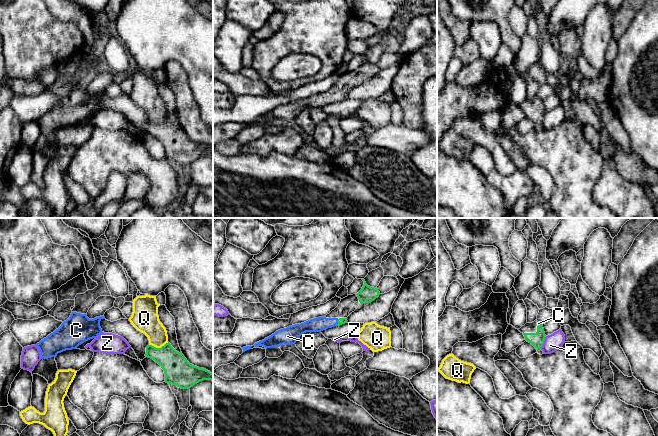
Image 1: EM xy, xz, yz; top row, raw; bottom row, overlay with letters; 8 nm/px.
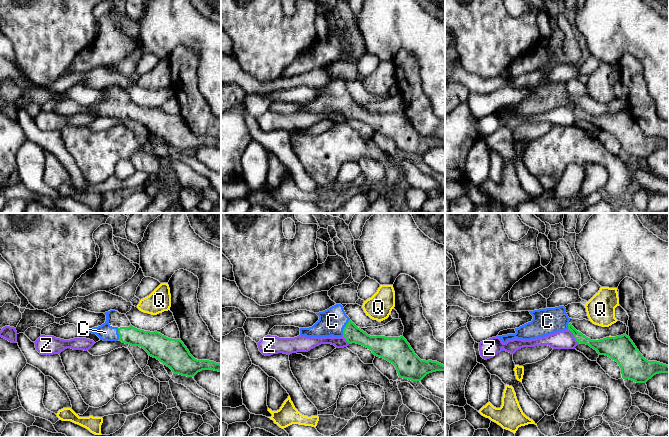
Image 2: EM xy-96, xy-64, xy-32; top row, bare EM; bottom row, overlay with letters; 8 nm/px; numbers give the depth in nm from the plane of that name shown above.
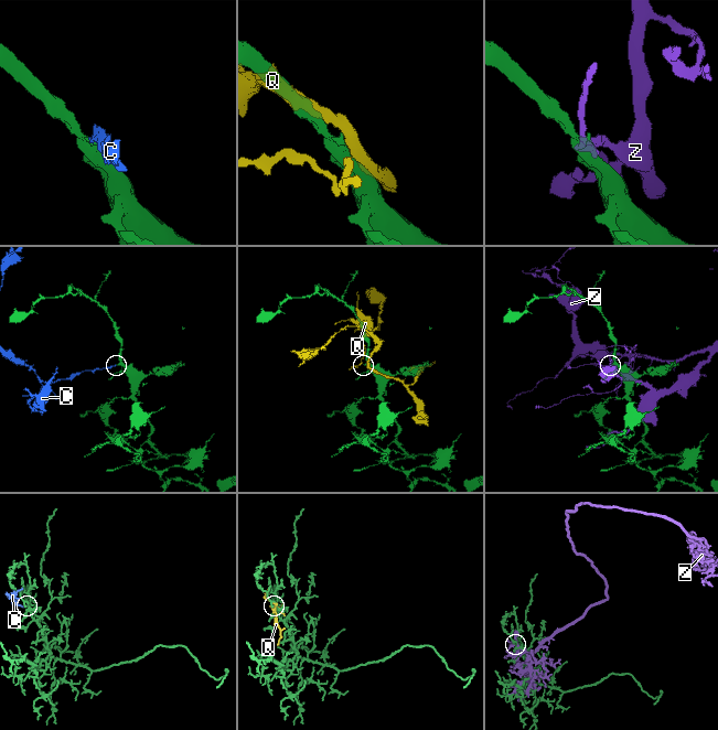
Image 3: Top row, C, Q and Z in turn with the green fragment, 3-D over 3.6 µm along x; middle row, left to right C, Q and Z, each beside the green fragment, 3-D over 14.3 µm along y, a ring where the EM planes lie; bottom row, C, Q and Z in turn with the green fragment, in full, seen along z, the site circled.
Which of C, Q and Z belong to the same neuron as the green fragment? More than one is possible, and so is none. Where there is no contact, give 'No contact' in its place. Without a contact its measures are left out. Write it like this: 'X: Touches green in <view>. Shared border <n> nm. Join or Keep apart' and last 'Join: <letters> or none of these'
C: Touches green in xz. Shared border 60 nm. Join
Q: Touches green in xy. Shared border 160 nm. Keep apart
Z: Touches green in yz. Shared border 120 nm. Keep apart
Join: C

